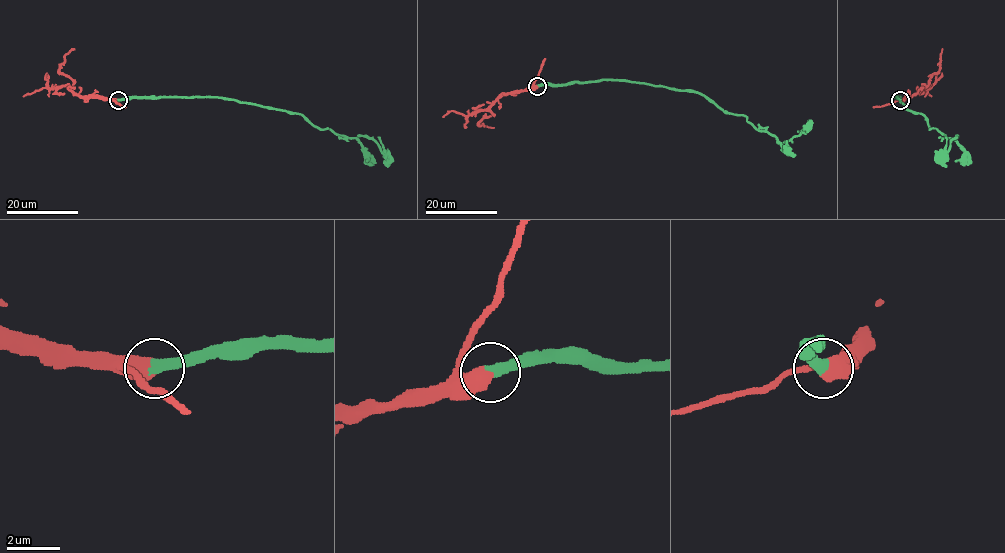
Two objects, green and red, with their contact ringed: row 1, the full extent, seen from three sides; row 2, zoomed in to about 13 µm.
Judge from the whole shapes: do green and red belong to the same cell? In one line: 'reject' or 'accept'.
accept

